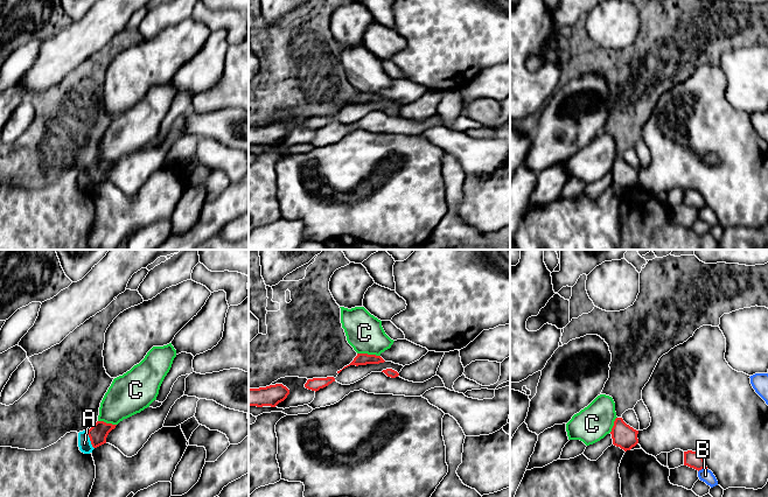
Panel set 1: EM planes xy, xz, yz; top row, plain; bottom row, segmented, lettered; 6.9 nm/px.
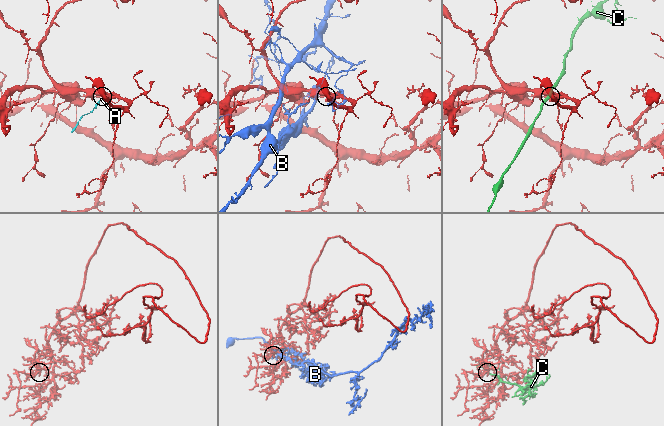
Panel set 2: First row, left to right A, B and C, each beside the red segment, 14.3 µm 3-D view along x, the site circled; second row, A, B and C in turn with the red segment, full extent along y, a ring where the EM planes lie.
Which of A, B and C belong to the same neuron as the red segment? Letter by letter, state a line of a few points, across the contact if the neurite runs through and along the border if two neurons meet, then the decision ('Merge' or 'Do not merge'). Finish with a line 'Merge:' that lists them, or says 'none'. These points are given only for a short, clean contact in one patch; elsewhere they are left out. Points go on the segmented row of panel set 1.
A: Line: xy (85, 431), (93, 448). Do not merge
B: Do not merge
C: Line: xz (357, 352), (379, 356). Do not merge
Merge: none

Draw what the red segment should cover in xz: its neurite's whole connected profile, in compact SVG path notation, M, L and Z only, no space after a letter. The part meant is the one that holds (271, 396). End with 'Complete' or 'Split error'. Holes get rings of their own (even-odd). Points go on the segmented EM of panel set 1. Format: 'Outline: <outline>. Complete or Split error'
Outline: M282 384L270 385L259 388L249 388L249 406L275 407L289 394L289 390Z. Complete

